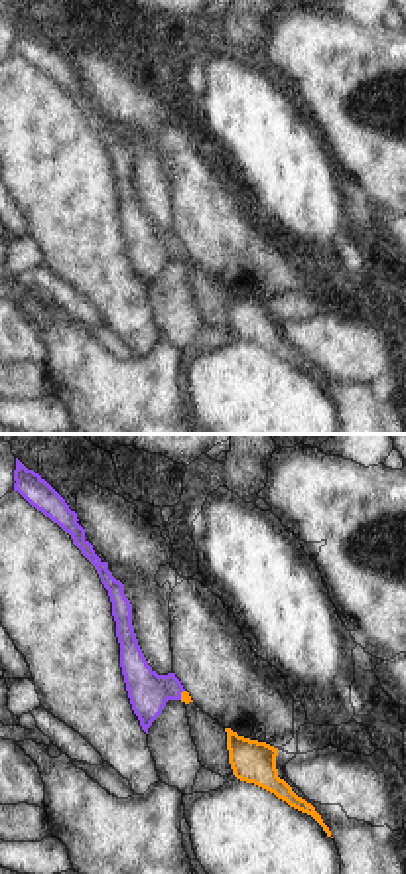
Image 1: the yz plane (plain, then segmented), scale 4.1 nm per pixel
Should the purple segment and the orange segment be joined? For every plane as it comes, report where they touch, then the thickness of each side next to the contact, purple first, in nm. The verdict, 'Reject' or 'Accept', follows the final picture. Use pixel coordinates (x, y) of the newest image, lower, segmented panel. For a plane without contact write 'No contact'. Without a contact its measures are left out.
Touches purple at (180, 695). Thickness 160 nm (purple) against 40 nm.

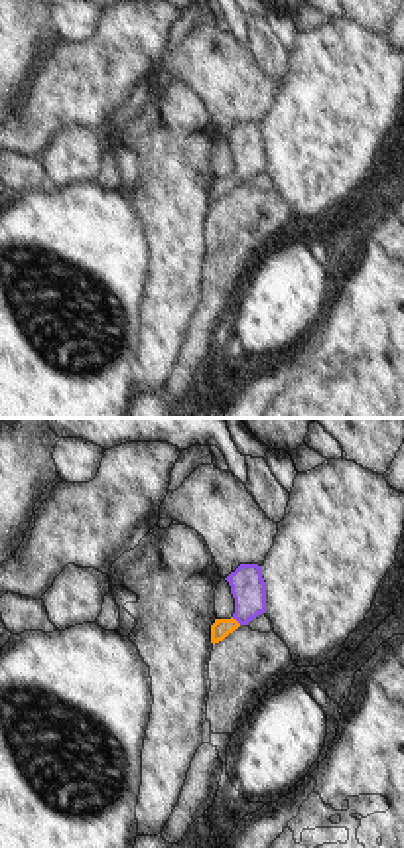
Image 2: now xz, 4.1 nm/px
Touches purple at (237, 620). Thickness 140 nm (purple) against 80 nm.

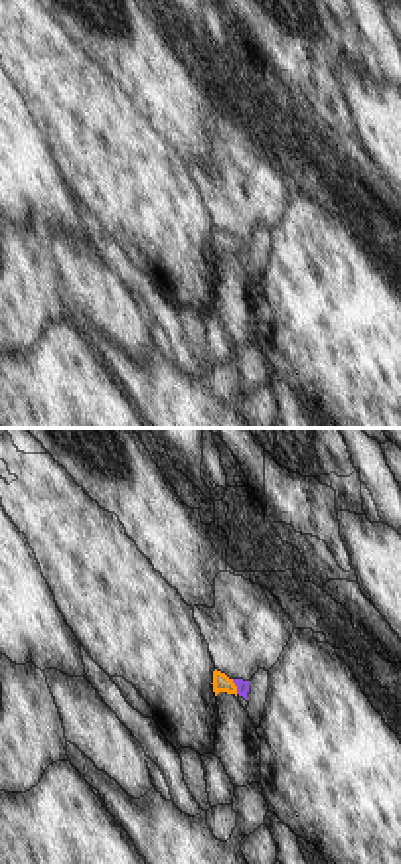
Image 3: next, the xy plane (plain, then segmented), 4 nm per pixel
Touches purple at (236, 685). Thickness 50 nm (purple) against 80 nm.

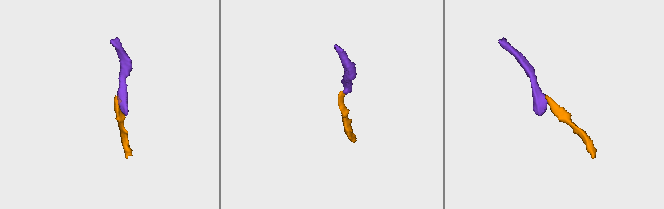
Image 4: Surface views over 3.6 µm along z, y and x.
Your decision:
Accept.

